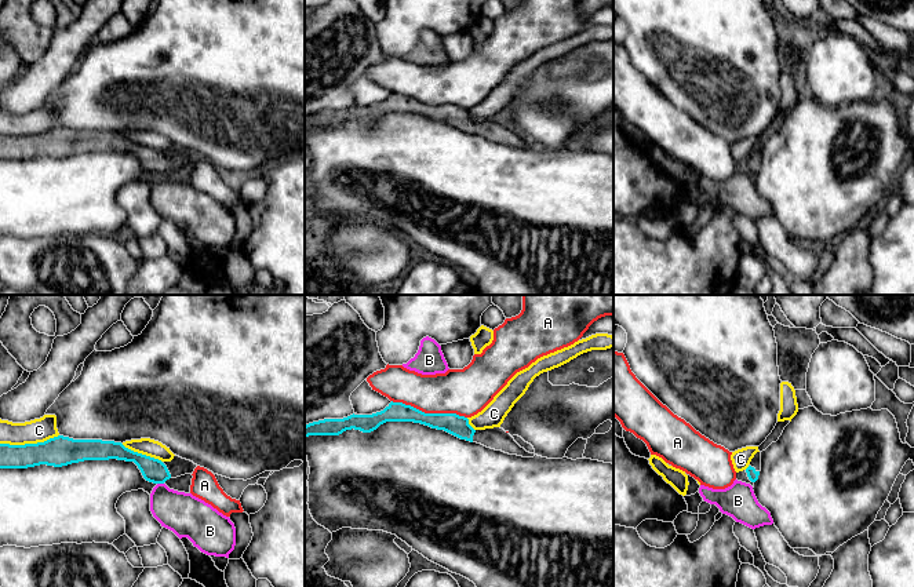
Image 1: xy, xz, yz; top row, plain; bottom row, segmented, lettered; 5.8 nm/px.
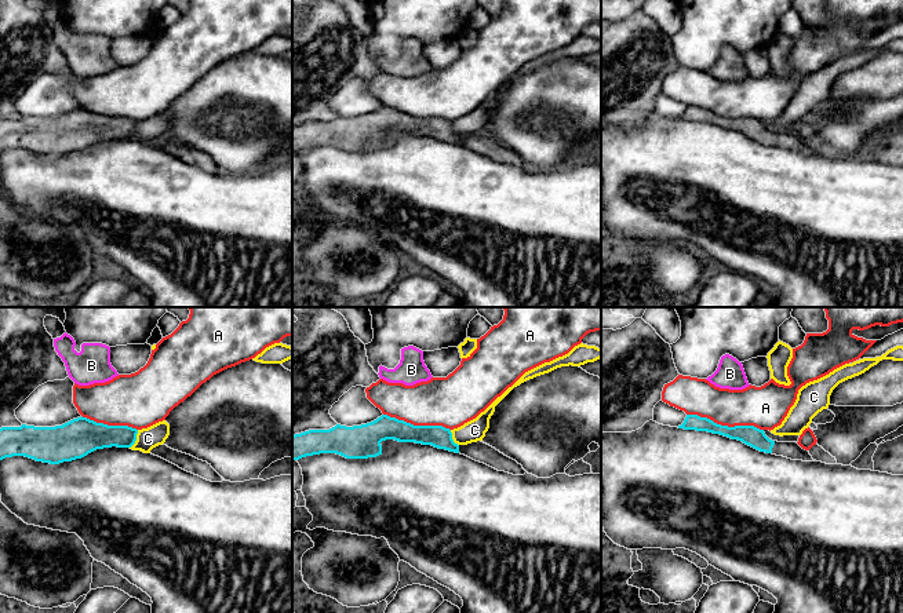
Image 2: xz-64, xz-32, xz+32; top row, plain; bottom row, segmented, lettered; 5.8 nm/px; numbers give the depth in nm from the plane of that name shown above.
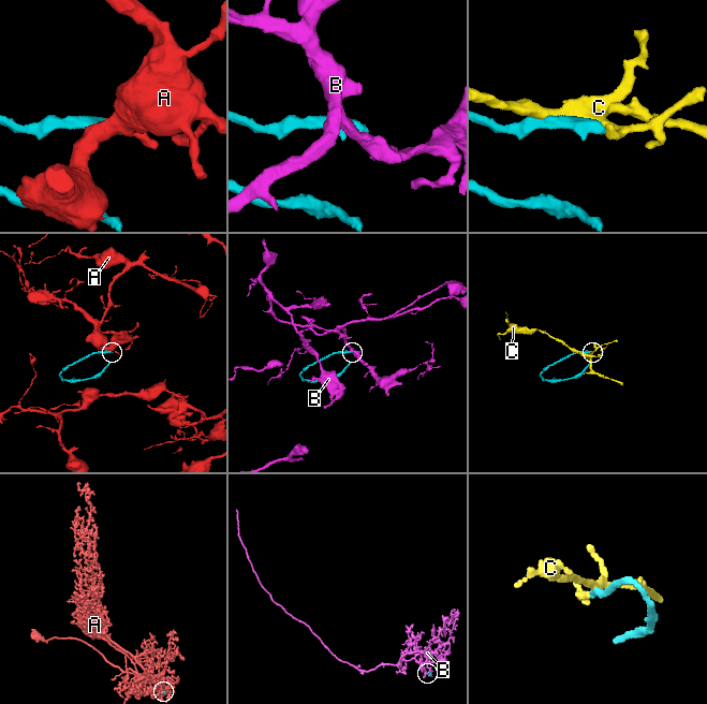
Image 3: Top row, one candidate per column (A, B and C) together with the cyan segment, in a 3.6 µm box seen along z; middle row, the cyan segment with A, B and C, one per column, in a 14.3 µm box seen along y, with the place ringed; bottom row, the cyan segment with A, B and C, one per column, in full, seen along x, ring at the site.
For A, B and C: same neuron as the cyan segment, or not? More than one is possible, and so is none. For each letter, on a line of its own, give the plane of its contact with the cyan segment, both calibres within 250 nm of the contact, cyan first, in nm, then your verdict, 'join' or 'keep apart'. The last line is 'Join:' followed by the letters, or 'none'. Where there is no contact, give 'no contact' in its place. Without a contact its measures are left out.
A: xz | 120/280 nm | keep apart
B: xy | 140/240 nm | keep apart
C: xy | 180/140 nm | keep apart
Join: none

